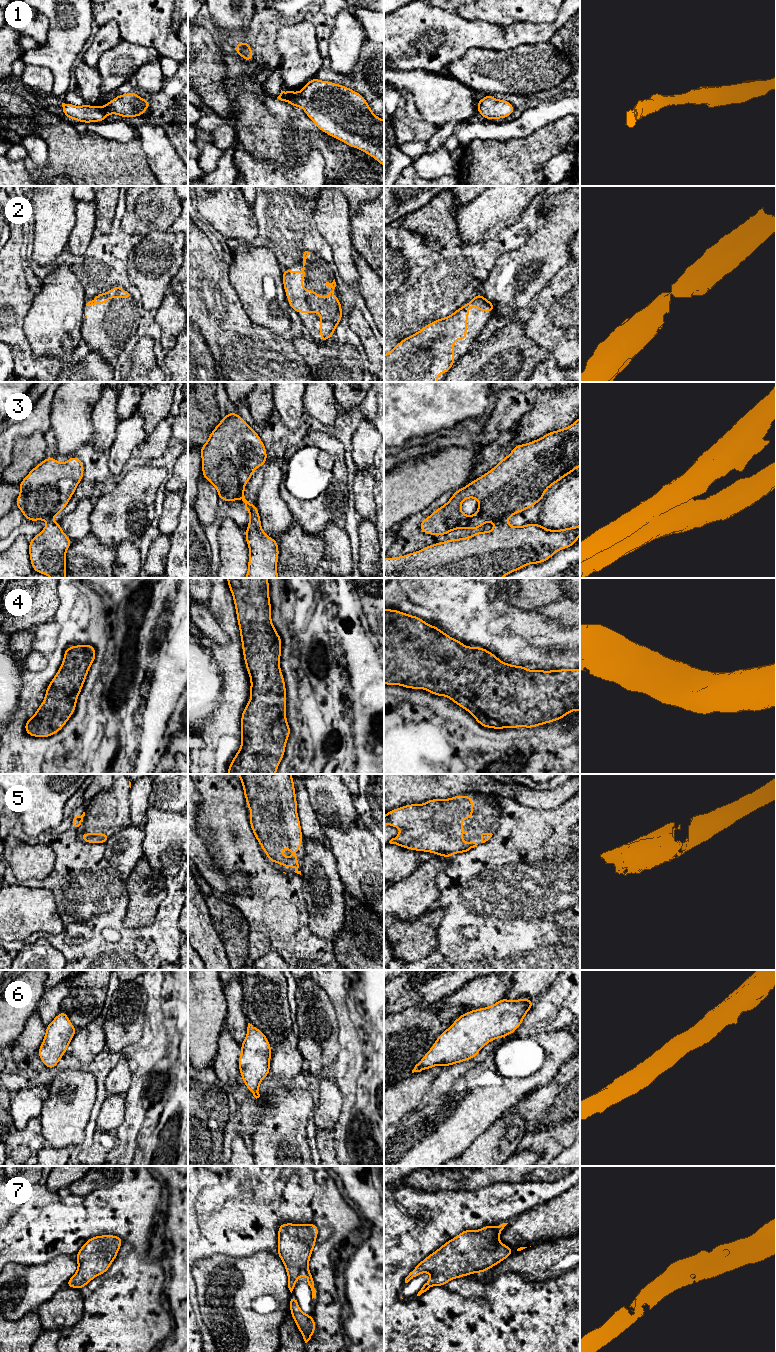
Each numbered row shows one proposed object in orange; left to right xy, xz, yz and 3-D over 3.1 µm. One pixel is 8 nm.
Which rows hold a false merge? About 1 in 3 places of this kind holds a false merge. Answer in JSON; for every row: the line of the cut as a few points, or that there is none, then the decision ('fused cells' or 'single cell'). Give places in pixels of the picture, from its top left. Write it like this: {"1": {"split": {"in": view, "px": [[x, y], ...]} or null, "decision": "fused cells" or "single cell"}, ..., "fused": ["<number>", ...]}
{"1": {"split": null, "decision": "single cell"}, "2": {"split": null, "decision": "single cell"}, "3": {"split": {"in": "yz", "px": [[503, 521], [497, 524]]}, "decision": "fused cells"}, "4": {"split": null, "decision": "single cell"}, "5": {"split": null, "decision": "single cell"}, "6": {"split": null, "decision": "single cell"}, "7": {"split": null, "decision": "single cell"}, "fused": ["3"]}

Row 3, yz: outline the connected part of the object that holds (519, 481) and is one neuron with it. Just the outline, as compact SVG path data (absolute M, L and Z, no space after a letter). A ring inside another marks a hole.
M580 416L566 428L552 431L537 440L527 444L516 445L508 456L486 472L481 477L473 480L468 485L454 492L449 501L437 508L430 516L423 519L419 525L420 530L429 535L445 535L456 529L470 530L479 528L486 522L502 523L510 519L514 514L523 512L541 501L546 490L568 476L580 466ZM467 498L477 499L479 506L477 512L468 516L461 511L461 504Z

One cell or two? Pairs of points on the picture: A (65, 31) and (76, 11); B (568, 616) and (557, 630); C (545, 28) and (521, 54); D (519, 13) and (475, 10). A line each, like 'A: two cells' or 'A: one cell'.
A: one cell
B: two cells
C: two cells
D: one cell

